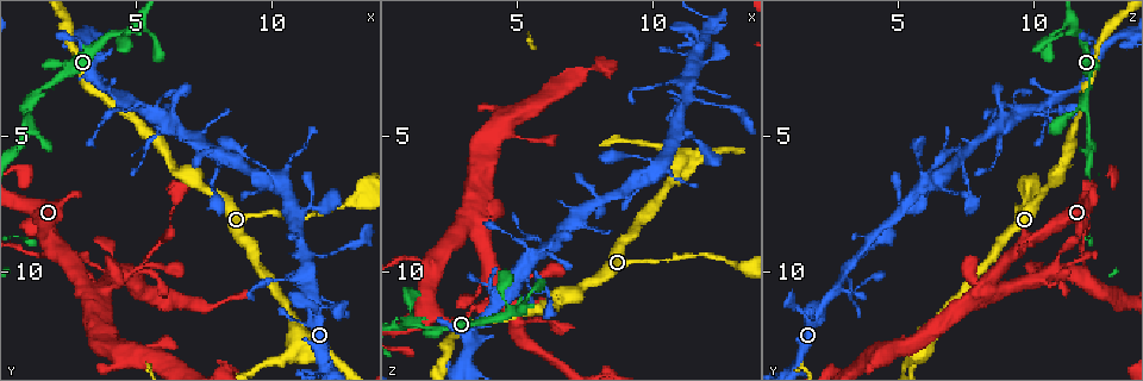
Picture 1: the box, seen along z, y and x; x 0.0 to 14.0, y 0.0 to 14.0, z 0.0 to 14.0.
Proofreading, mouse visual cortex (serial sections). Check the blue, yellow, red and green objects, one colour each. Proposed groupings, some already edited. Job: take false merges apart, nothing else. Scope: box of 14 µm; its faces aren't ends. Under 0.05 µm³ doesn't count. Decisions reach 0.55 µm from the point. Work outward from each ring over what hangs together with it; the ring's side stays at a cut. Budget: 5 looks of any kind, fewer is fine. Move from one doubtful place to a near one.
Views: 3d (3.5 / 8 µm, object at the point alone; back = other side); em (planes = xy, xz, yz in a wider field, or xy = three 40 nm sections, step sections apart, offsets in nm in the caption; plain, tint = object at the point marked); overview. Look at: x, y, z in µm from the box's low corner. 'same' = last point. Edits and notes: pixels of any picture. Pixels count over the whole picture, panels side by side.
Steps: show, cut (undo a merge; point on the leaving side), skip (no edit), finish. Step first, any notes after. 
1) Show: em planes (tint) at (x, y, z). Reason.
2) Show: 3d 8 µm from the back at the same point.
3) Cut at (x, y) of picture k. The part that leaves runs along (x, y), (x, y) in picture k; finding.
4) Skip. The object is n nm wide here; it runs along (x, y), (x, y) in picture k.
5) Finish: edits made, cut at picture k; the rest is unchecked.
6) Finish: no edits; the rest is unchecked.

Show: 3d 3.5 µm at (4.7, 1.2, 11.4). Abrupt turn.

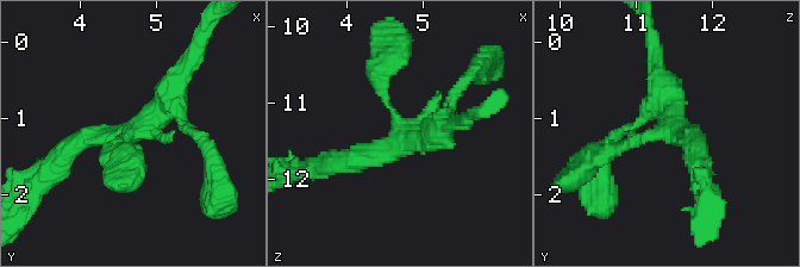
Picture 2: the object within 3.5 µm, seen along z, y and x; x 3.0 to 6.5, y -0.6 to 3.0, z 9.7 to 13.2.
Show: em xy step 2 (tint) at (4.75, 1.10, 11.50).

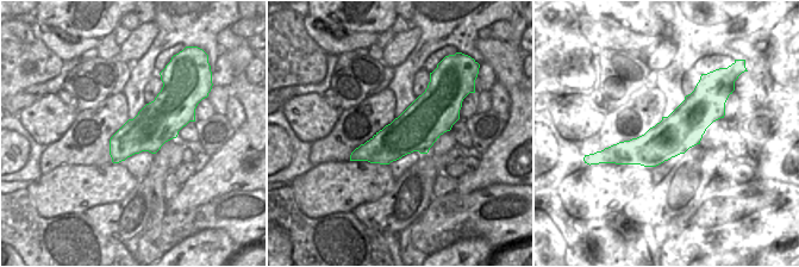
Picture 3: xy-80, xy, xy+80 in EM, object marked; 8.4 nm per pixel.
Skip. It runs along (722, 106), (649, 150), (607, 150) in picture 3; all the same cell.

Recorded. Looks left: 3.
Show: 3d 3.5 µm at (5.5, 4.2, 9.6). Arms run side by side.

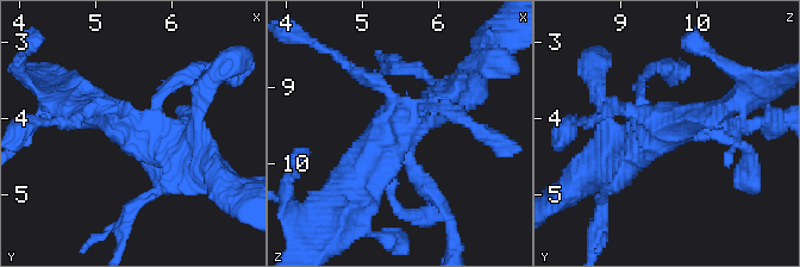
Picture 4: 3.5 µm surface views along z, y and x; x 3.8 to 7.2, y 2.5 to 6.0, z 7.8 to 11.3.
Show: em xy step 5 (plain) at (5.40, 4.15, 9.65).

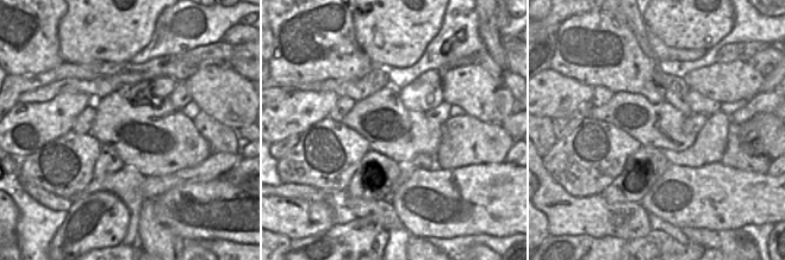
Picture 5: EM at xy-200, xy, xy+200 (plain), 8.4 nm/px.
Show: em xy step 5 (tint) at the same point. Where the object lies.

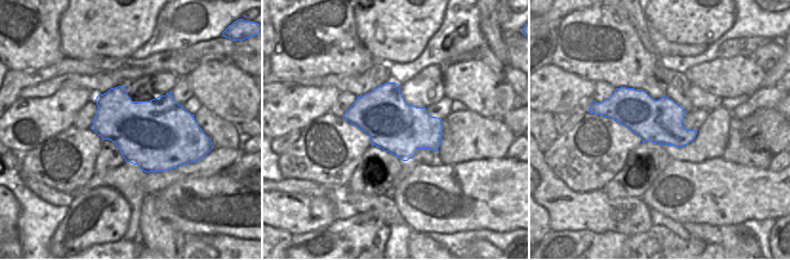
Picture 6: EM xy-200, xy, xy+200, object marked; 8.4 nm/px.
Skip. It runs along (454, 95), (388, 137), (348, 192) in picture 4; continuous, no second cell.

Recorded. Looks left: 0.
Finish: no edits; the rest is unchecked.

